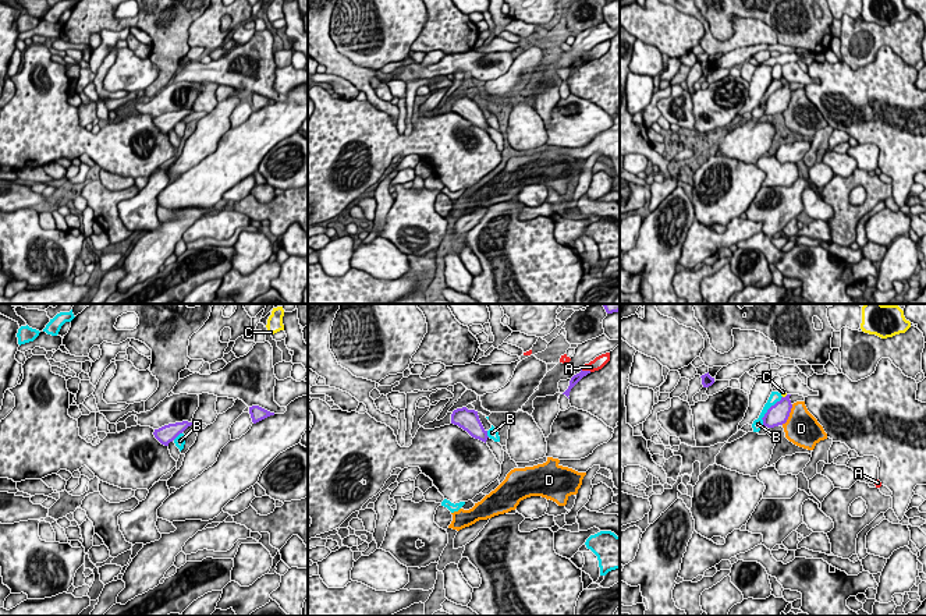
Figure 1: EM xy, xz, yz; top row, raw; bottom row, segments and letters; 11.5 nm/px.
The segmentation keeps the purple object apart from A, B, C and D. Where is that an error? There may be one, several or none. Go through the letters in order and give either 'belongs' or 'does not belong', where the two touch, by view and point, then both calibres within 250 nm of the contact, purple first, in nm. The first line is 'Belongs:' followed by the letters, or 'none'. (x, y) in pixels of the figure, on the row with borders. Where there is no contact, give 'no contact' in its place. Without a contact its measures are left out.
Belongs: B
A: does not belong | xz (586, 371) | 90/140 nm
B: belongs | yz (767, 410) | 240/130 nm
C: does not belong | yz (786, 396) | 240/60 nm
D: does not belong | yz (788, 416) | 240/380 nm

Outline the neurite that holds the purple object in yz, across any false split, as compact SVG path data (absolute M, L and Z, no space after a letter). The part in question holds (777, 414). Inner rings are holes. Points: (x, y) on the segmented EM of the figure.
M791 394L781 397L780 401L777 401L774 406L771 406L767 410L767 413L762 418L764 426L774 428L787 422L791 408L792 408L790 396Z

